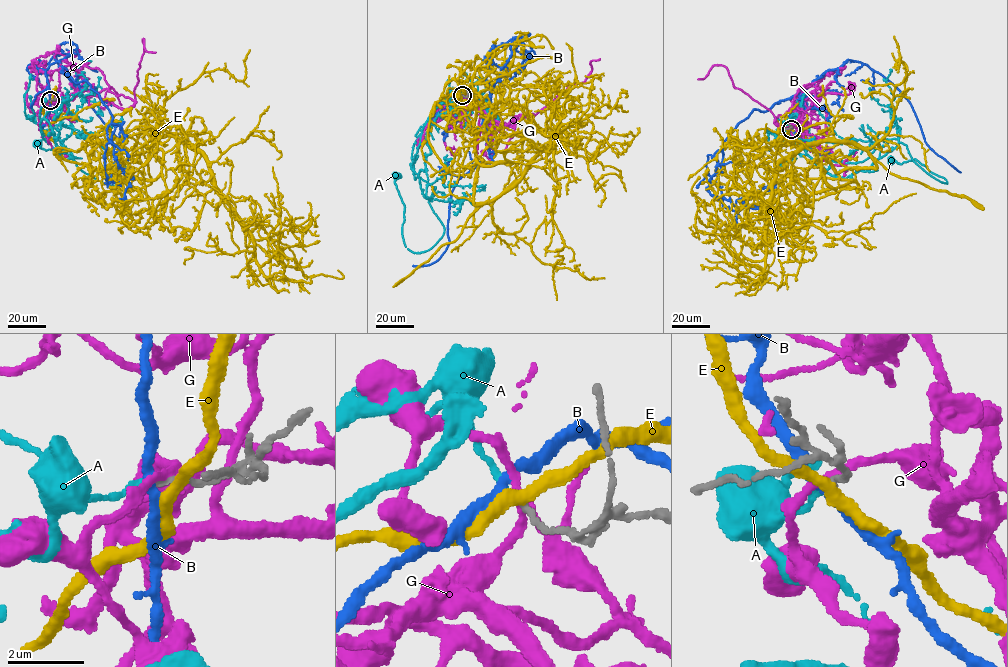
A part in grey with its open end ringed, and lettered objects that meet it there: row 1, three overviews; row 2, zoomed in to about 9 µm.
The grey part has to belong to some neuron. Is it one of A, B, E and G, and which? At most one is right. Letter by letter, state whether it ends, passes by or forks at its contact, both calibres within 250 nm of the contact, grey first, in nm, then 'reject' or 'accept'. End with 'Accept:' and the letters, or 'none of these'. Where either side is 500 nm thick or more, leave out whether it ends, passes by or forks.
A: it ends; calibres 140 and 150 nm; accept
B: it passes by; calibres 140 and 240 nm; reject
E: it passes by; calibres 170 and 320 nm; reject
G: it passes by; calibres 160 and 190 nm; reject
Accept: A

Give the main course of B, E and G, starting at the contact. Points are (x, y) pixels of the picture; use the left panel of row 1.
B: (50, 100), (45, 72), (58, 61), (108, 109), (114, 159), (129, 179), (119, 161)
E: (51, 100), (66, 160), (155, 179), (190, 126), (242, 225), (284, 249), (305, 246), (291, 223), (303, 217)
G: (50, 100), (59, 71), (72, 64), (97, 68), (109, 90), (133, 105), (85, 96), (80, 74), (68, 71)

